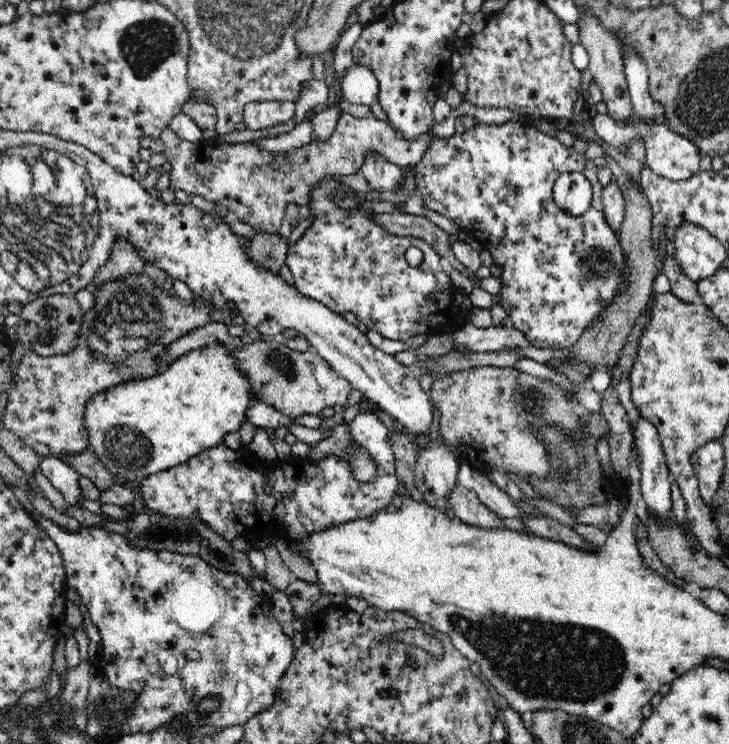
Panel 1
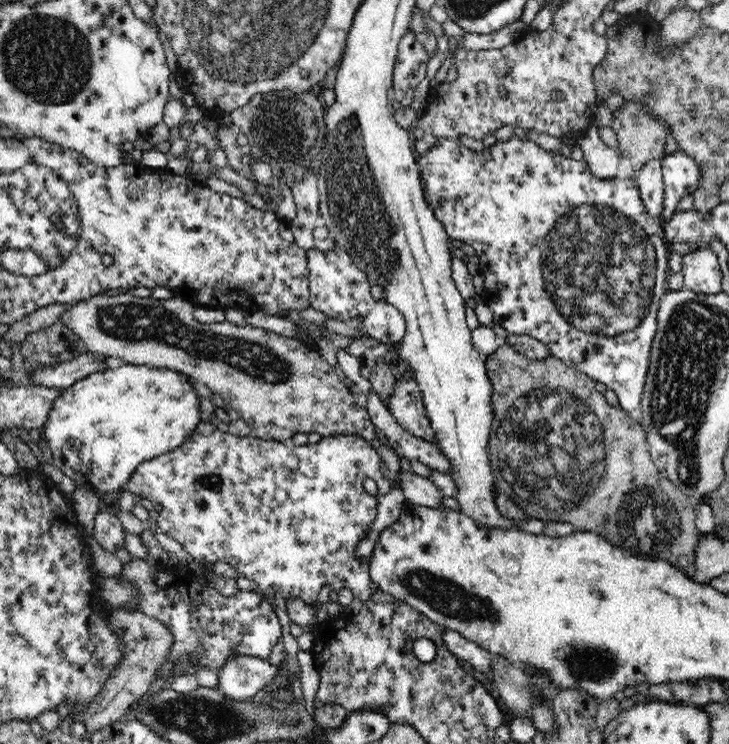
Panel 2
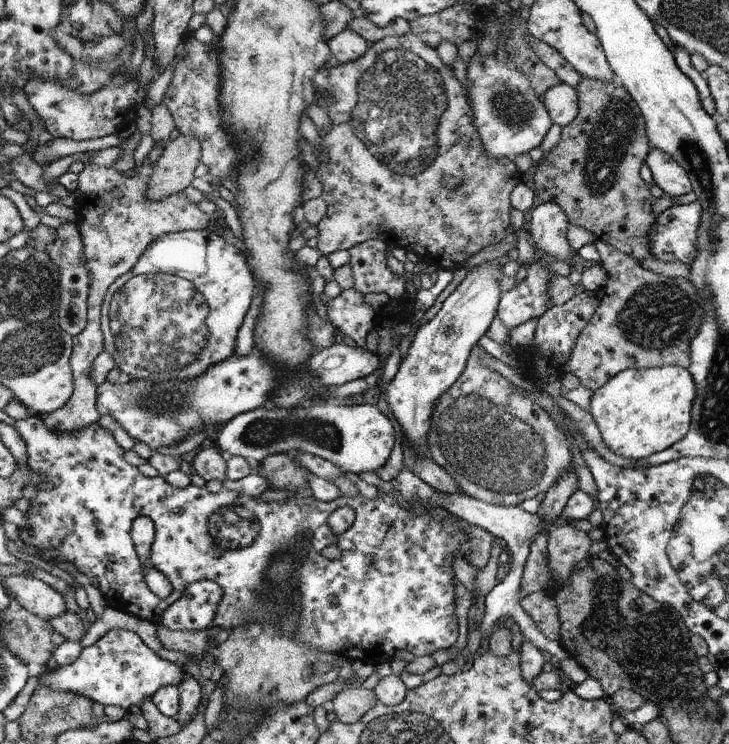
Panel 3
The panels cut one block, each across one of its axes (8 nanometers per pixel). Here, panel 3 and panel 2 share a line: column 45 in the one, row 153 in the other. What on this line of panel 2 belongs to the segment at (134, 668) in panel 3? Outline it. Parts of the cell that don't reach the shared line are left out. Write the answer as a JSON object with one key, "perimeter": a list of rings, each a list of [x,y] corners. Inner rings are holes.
{"perimeter":[[[681,149],[666,155],[660,161],[665,189],[662,218],[666,220],[674,214],[681,198],[697,193],[702,172],[698,163]]]}

